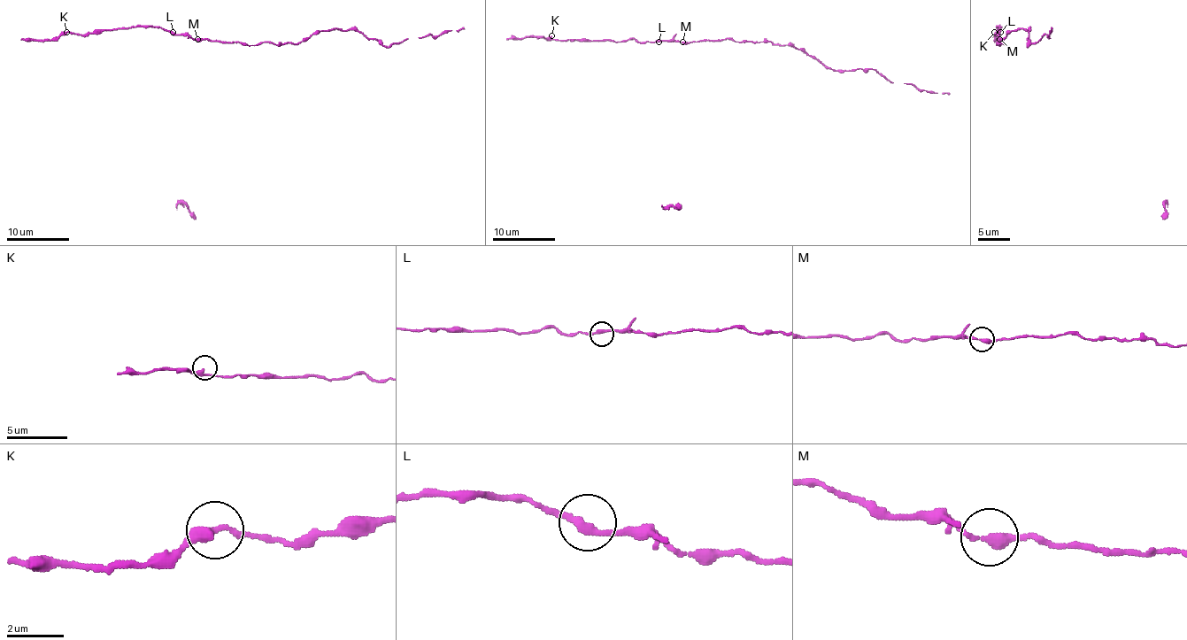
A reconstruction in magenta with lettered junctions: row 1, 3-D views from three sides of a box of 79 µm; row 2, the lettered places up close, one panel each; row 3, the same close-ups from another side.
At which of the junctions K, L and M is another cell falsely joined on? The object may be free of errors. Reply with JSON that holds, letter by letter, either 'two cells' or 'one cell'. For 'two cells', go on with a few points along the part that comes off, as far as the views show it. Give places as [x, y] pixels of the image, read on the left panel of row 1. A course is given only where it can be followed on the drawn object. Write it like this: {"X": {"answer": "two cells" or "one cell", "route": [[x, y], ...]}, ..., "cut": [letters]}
{"K": {"answer": "one cell"}, "L": {"answer": "one cell"}, "M": {"answer": "one cell"}, "cut": []}

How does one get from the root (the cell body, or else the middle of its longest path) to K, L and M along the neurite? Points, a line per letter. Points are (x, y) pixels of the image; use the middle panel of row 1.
K: (717, 41), (557, 41), (551, 35)
L: (717, 41), (659, 42)
M: (717, 41), (682, 42)

